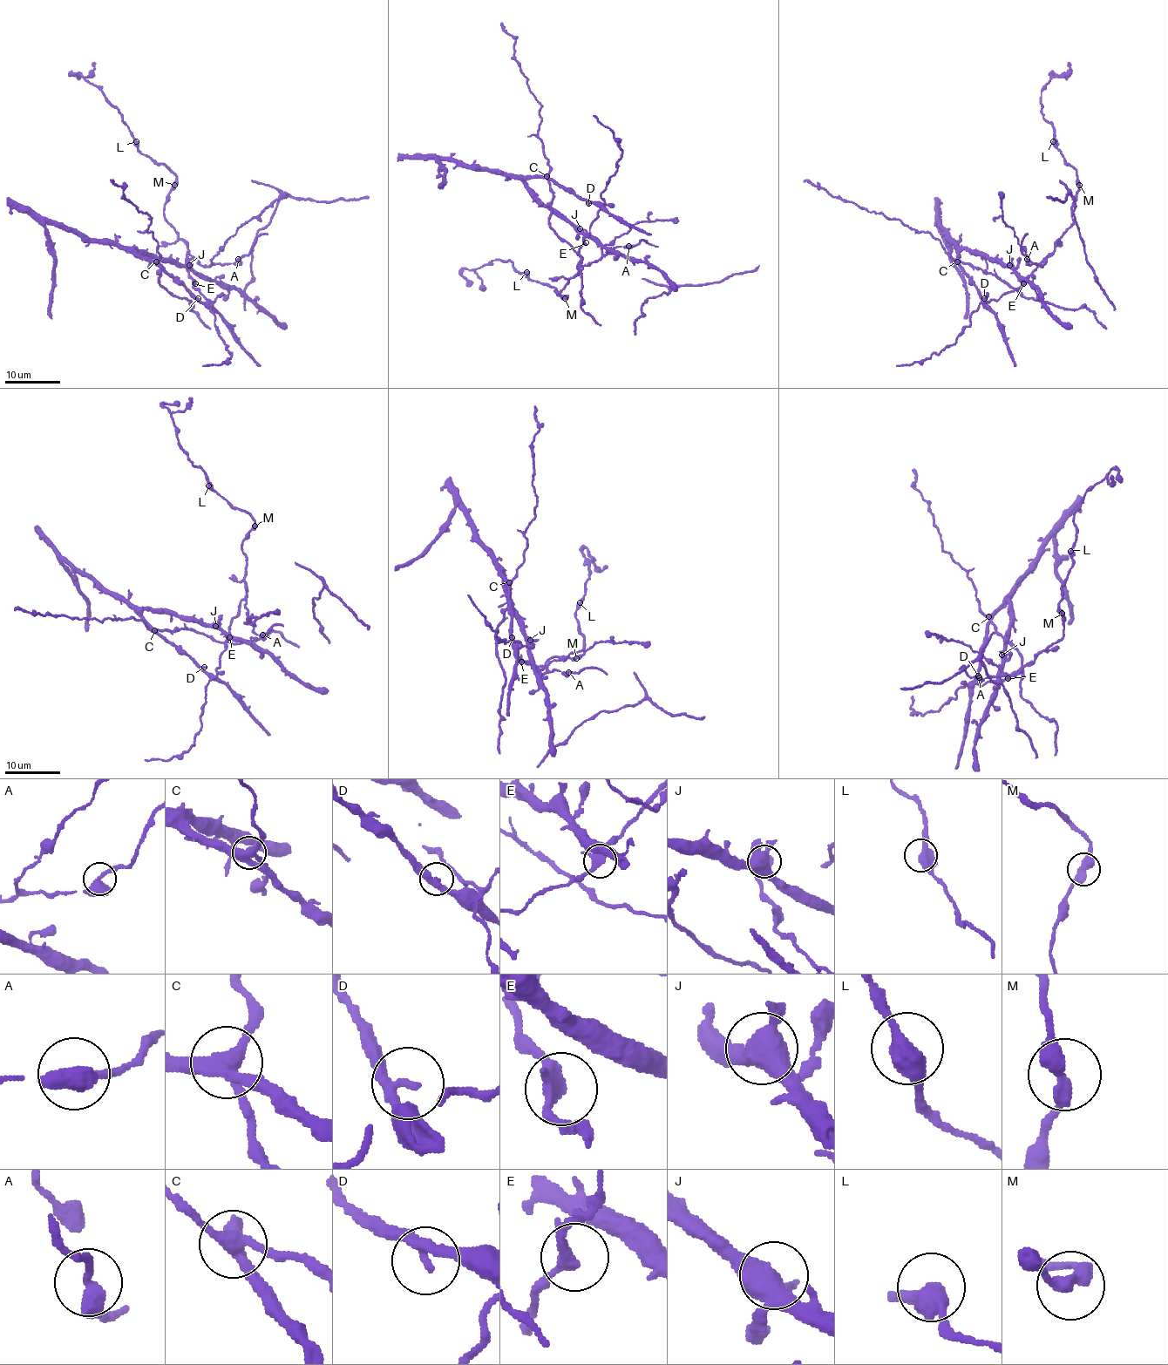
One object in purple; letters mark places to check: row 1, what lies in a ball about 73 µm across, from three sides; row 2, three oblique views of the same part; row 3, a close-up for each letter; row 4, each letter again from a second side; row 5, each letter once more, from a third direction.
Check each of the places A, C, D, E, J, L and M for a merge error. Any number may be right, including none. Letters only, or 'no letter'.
A, C

